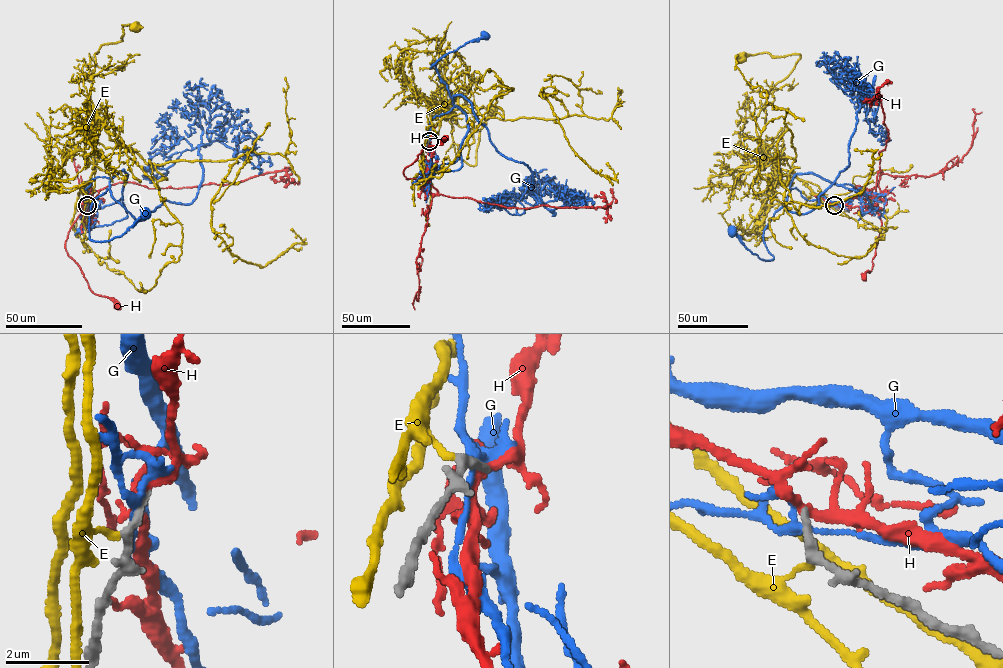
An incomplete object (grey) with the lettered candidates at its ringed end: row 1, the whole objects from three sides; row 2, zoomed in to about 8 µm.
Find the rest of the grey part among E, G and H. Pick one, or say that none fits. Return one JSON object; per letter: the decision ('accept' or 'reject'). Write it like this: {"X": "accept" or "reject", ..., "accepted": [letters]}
{"E": "reject", "G": "reject", "H": "reject", "accepted": []}

